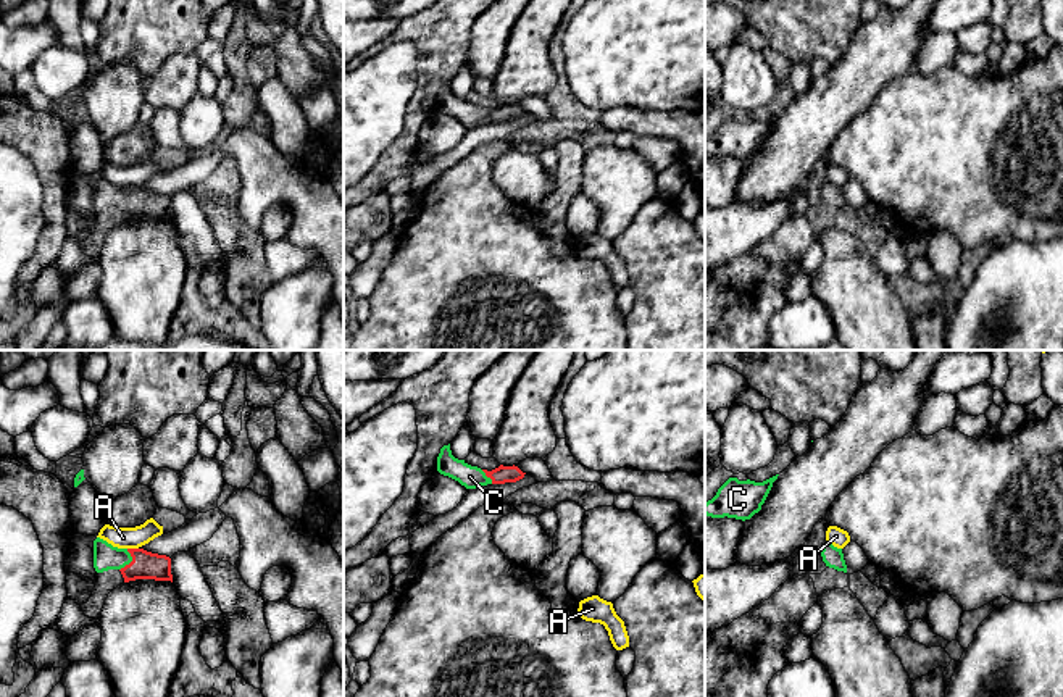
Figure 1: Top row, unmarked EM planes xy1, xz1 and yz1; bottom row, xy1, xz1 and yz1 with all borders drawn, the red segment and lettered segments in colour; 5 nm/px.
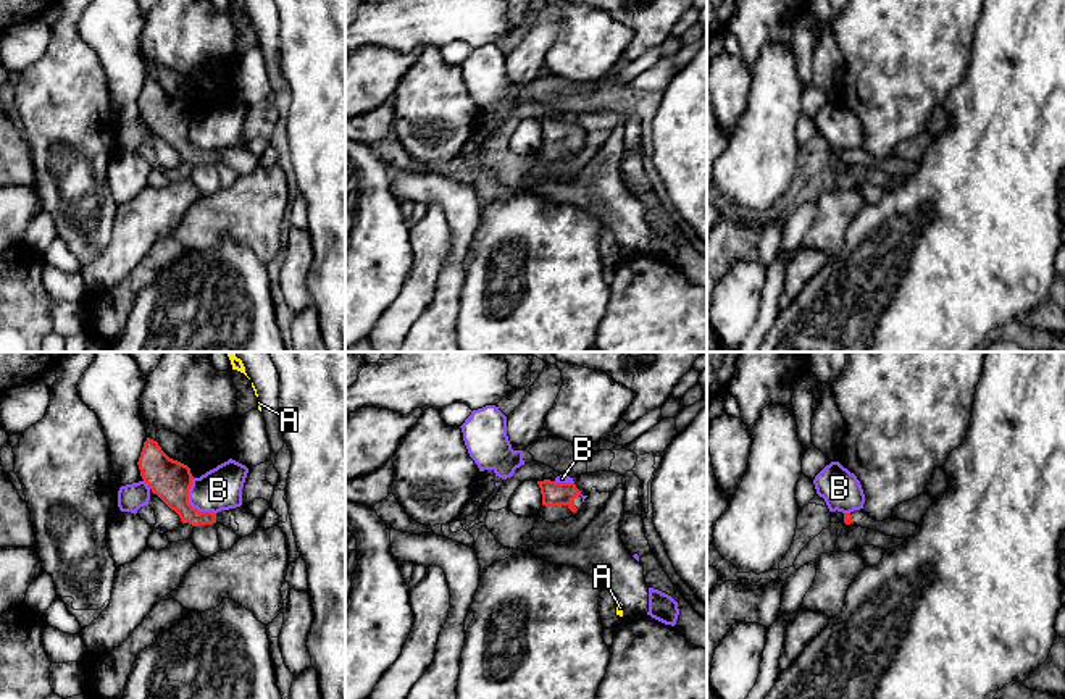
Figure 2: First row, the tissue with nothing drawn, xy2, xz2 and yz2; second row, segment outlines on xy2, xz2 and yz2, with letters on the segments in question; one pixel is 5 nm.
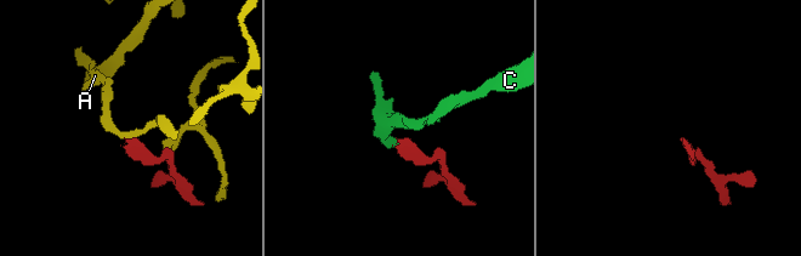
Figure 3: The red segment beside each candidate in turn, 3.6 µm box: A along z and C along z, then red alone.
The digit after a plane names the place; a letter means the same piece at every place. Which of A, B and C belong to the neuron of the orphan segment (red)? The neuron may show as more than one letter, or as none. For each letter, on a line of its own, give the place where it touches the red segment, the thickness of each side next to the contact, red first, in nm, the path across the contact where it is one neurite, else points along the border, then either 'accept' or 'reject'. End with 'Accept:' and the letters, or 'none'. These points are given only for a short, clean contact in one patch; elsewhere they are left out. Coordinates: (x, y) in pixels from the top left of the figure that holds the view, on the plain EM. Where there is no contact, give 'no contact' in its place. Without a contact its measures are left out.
A: xy1 (133, 187) | 140/110 nm | along xy1 (128, 186), (137, 187) | reject
B: xy2 (189, 142) | 200/220 nm | along xy2 (192, 117), (189, 141), (199, 149), (212, 149), (215, 152) | reject
C: xy1 (133, 199) | 140/130 nm | across xy1 (145, 204), (133, 199), (107, 196) | accept
Accept: C

